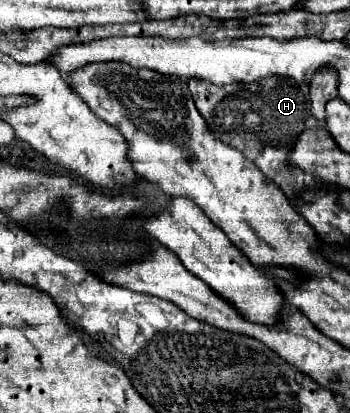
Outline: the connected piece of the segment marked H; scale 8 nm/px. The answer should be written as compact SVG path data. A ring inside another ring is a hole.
M188 79L188 89L210 131L222 143L236 147L254 163L266 147L276 149L276 159L286 161L306 119L312 115L308 83L296 83L294 79L258 79L256 83L228 83L224 87L216 87L204 79ZM250 117L258 117L258 121Z

